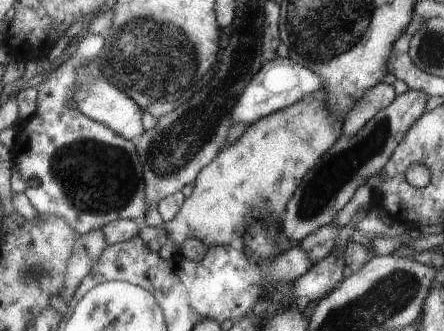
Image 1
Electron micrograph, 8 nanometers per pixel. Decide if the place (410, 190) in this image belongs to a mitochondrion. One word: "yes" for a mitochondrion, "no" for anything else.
no

